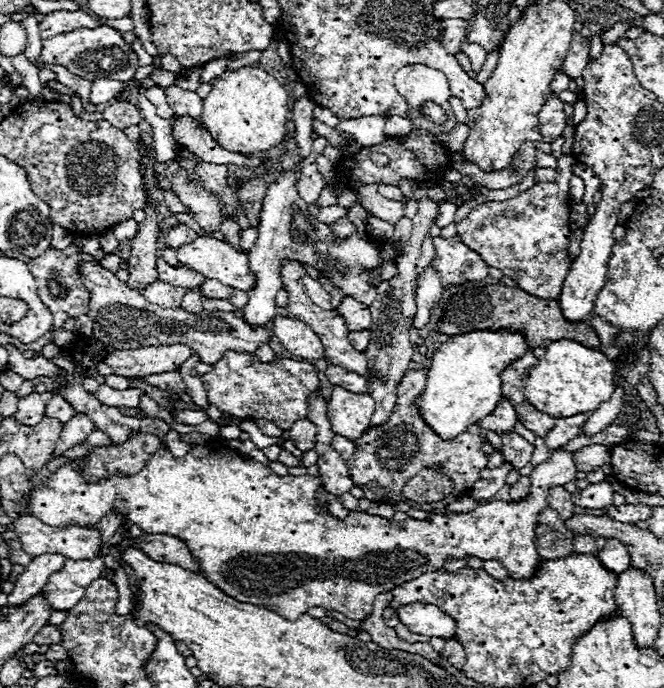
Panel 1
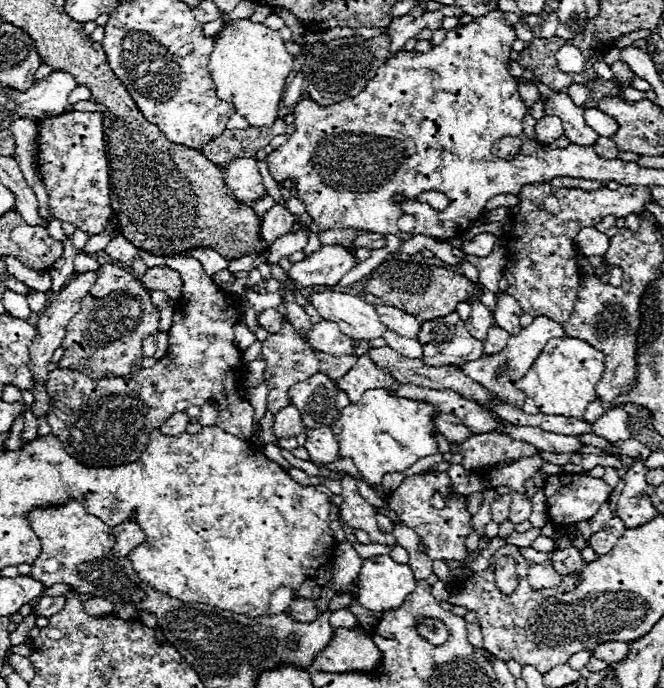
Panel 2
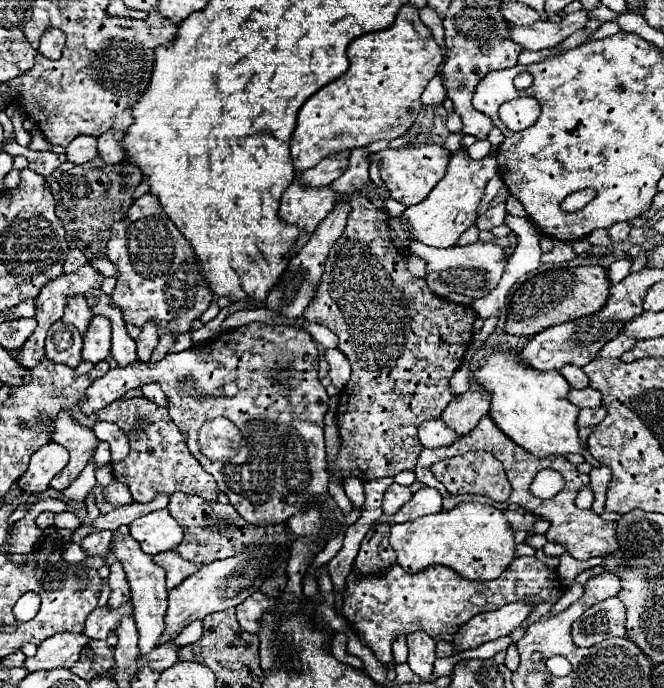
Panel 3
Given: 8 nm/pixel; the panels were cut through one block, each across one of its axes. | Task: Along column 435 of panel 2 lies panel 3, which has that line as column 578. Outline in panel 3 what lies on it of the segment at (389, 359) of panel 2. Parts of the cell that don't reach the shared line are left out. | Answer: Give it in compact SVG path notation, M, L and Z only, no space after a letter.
M566 364L566 366L560 368L560 374L564 374L564 378L570 382L572 388L584 388L584 386L588 386L588 376L582 372L580 366Z

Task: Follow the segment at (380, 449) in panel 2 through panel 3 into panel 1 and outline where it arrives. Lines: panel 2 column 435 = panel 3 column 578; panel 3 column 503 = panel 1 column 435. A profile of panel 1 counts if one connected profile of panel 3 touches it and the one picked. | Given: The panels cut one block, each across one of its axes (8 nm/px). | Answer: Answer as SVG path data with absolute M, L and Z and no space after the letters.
M474 330L452 336L432 356L432 364L426 374L426 388L418 400L428 426L442 438L450 440L462 434L470 424L476 424L484 416L492 414L502 398L502 372L518 358L522 358L530 346L522 332L500 330Z

